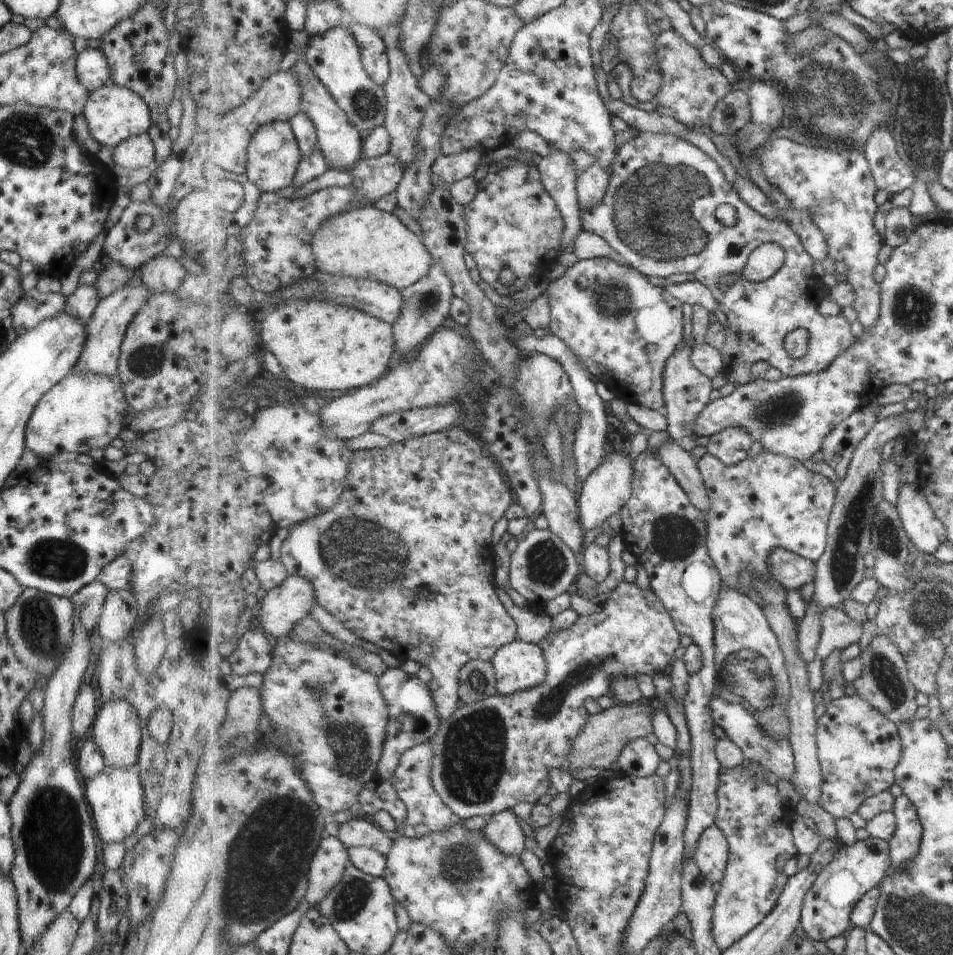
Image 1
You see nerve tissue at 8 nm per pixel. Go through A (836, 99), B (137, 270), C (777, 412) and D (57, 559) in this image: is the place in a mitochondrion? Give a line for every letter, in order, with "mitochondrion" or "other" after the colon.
A: mitochondrion
B: other
C: mitochondrion
D: mitochondrion

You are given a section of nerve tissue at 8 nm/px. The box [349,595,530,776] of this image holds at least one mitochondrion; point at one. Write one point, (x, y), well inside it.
(477, 681)

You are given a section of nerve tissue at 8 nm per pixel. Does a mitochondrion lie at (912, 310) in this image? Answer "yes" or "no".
yes

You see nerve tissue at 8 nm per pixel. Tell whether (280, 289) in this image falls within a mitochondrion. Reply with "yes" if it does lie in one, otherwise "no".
no

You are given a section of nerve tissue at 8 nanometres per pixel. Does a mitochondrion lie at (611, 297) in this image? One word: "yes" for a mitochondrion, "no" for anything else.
yes

